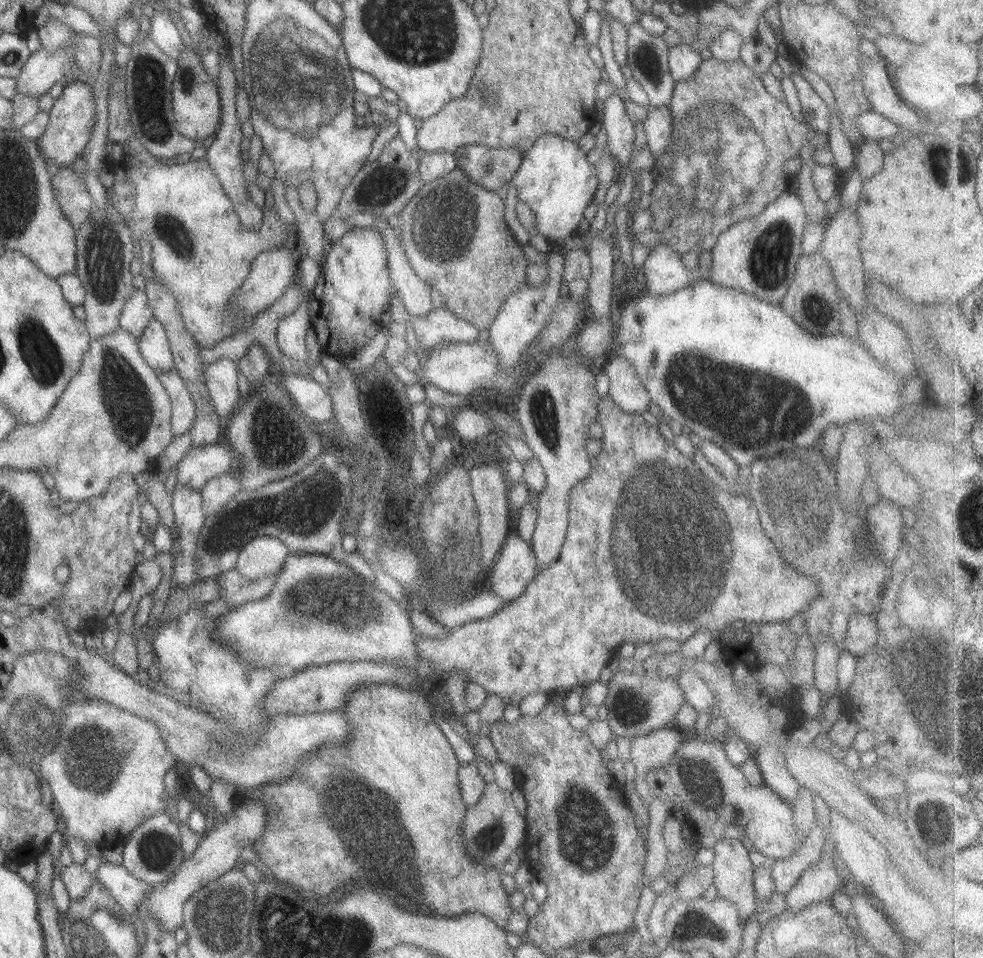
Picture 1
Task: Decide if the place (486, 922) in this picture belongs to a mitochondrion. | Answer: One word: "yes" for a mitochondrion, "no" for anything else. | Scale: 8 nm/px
no

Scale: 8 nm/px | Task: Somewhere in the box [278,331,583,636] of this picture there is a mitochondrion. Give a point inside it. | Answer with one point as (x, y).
(544, 419)

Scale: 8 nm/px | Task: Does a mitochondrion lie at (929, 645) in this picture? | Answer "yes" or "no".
yes

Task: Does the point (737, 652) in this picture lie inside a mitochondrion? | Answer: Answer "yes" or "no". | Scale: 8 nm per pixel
no

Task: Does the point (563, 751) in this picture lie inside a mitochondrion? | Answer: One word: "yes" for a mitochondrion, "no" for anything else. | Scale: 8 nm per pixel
no

